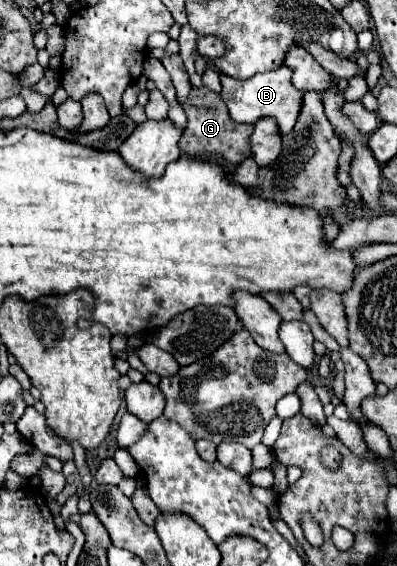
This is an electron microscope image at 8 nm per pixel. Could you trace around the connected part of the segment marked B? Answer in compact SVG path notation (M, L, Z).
M280 66L280 68L270 70L270 72L254 74L248 80L236 80L236 78L230 78L230 76L222 74L220 76L220 82L222 82L220 96L230 110L230 118L234 122L240 122L240 124L254 124L256 120L260 120L264 116L270 116L270 118L276 120L280 134L288 134L292 130L296 118L298 118L300 102L302 102L302 92L294 90L294 86L290 82L290 76L292 74L290 74L288 66Z

